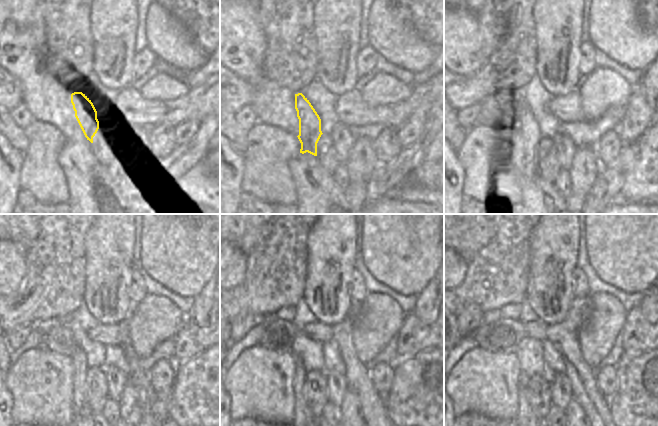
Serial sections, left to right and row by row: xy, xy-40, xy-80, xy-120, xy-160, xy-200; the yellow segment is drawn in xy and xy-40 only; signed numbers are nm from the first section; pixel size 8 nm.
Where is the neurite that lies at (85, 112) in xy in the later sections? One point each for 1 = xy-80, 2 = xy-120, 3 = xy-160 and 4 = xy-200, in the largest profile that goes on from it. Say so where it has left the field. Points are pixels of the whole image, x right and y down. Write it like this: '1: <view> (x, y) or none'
1: xy-80 (530, 136)
2: xy-120 (79, 359)
3: xy-160 (302, 417)
4: xy-200 (525, 417)

